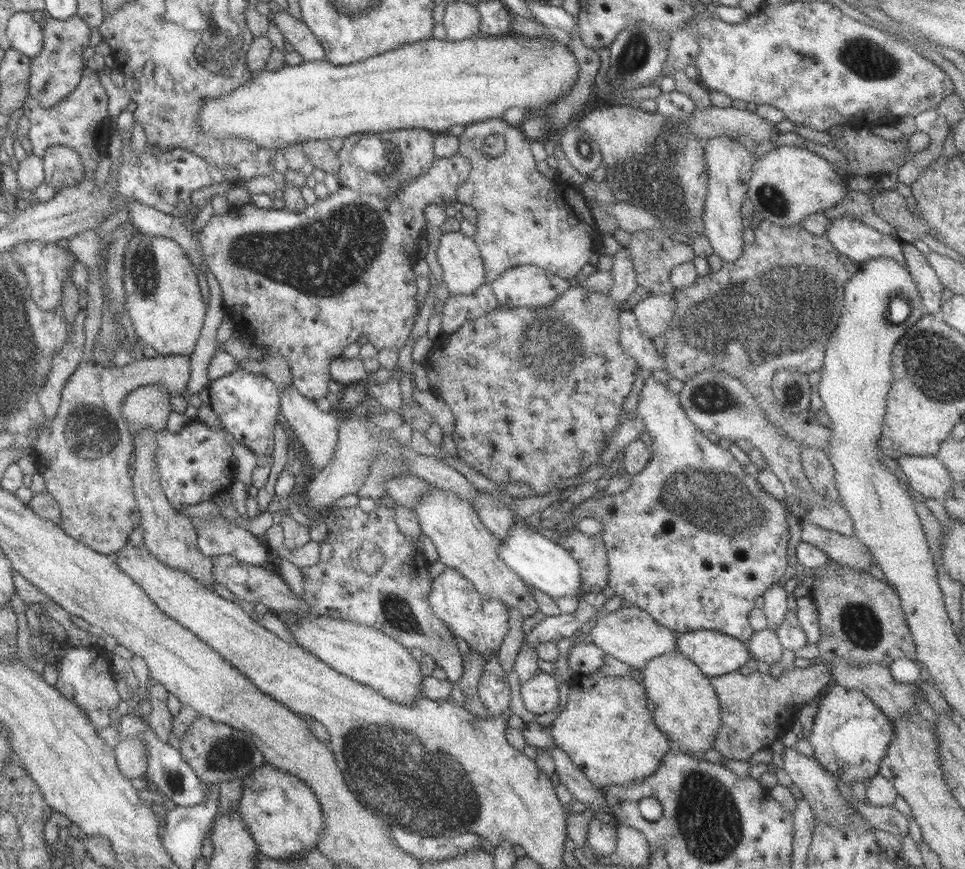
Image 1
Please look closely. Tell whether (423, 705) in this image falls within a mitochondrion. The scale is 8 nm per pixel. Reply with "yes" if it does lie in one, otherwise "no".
no

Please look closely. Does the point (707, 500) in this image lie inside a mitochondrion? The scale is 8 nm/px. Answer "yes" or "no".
yes

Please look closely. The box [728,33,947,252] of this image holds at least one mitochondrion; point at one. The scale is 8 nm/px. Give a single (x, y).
(868, 62)

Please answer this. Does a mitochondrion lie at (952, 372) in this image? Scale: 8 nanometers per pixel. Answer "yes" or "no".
yes

